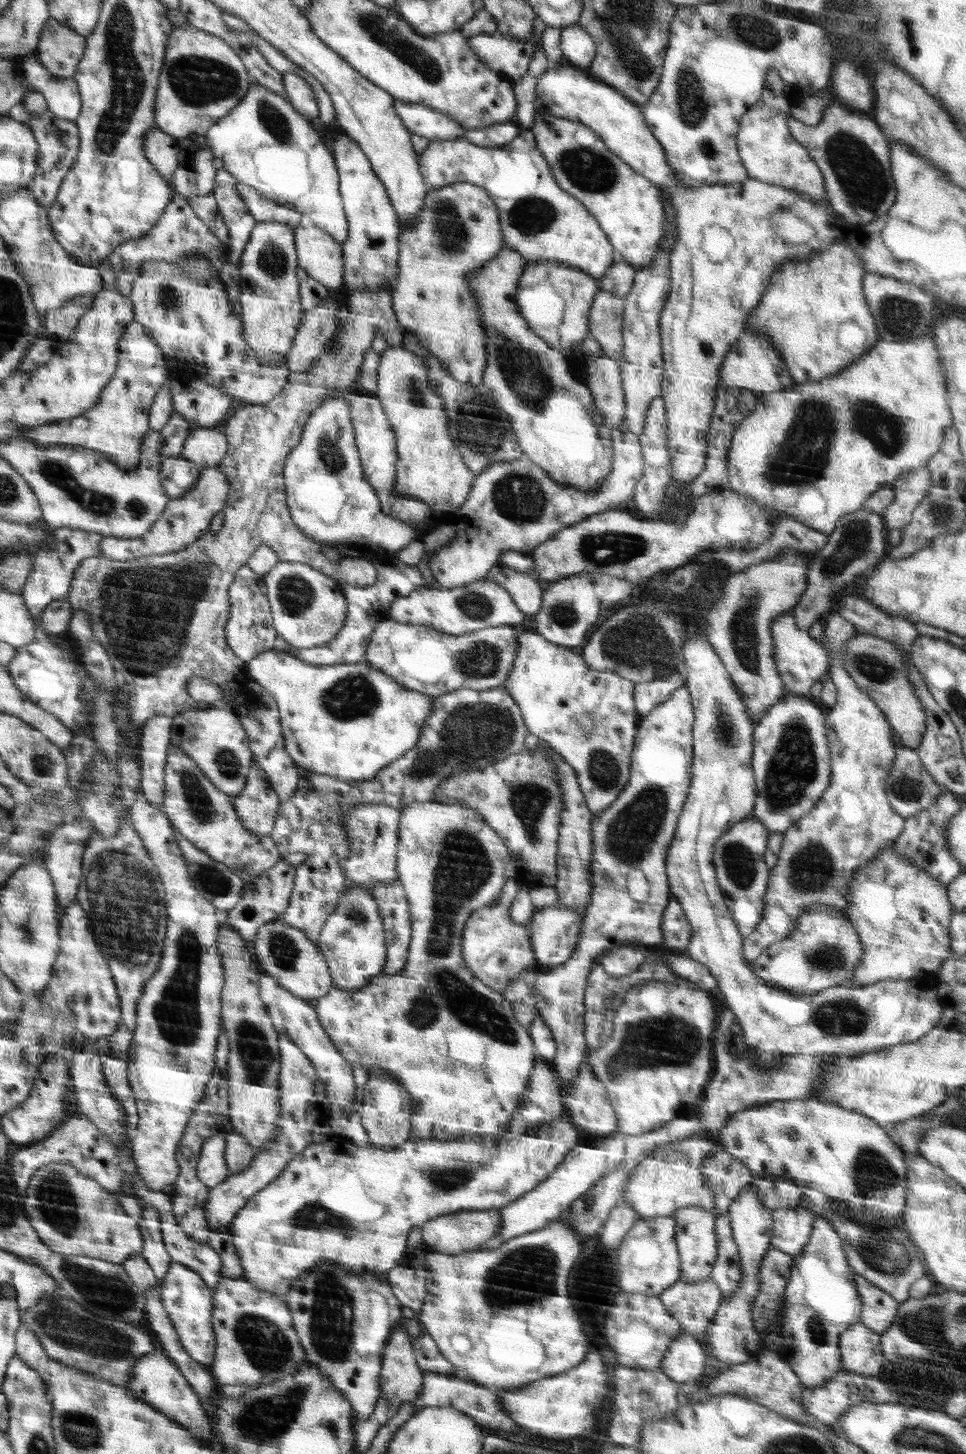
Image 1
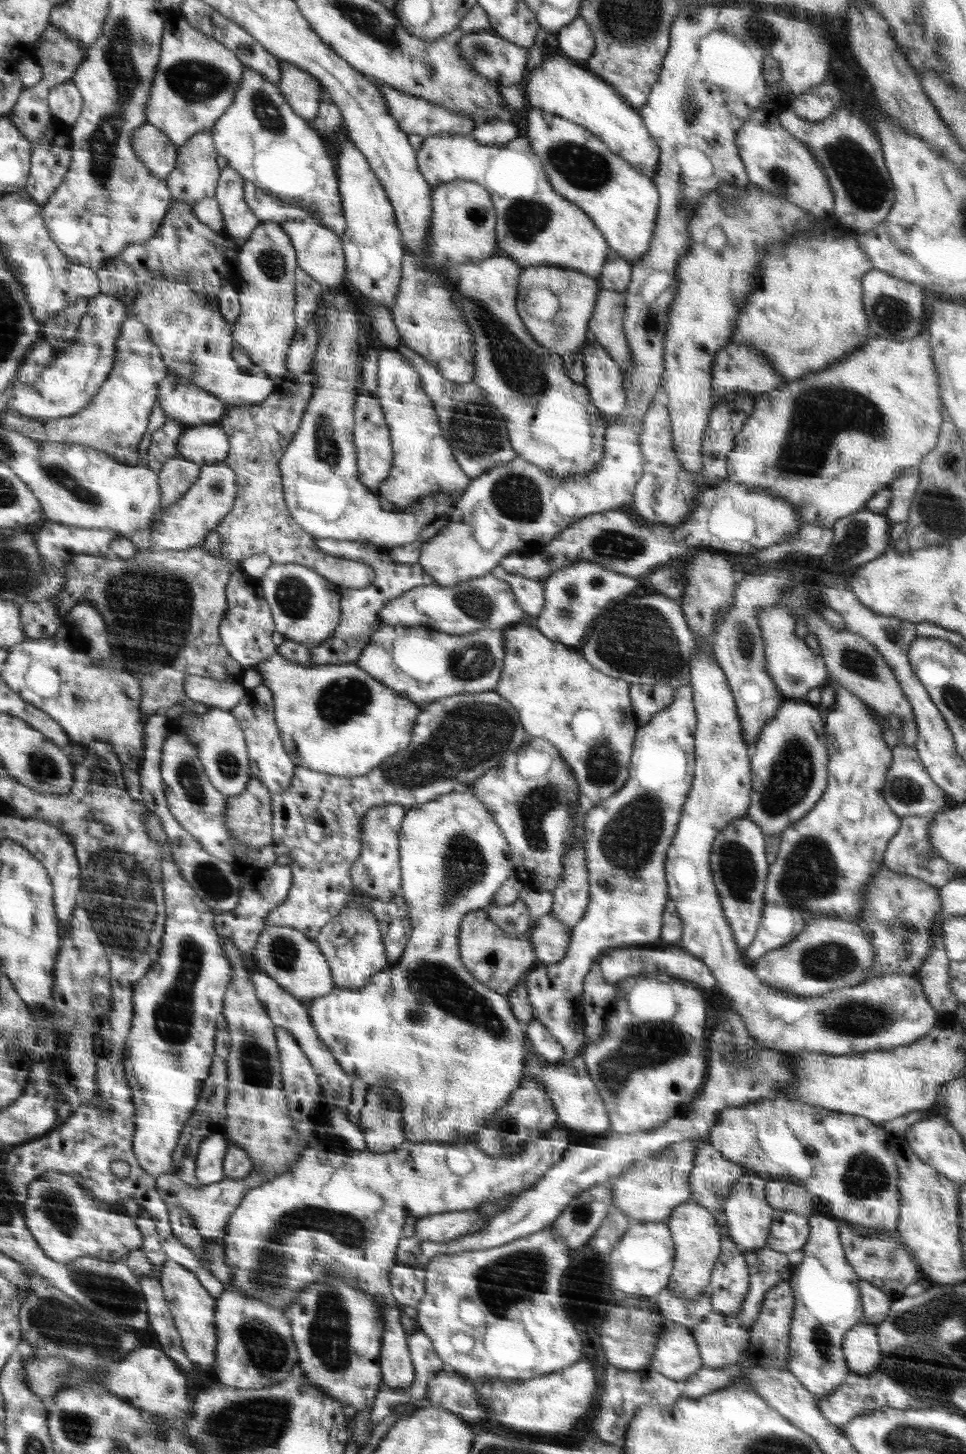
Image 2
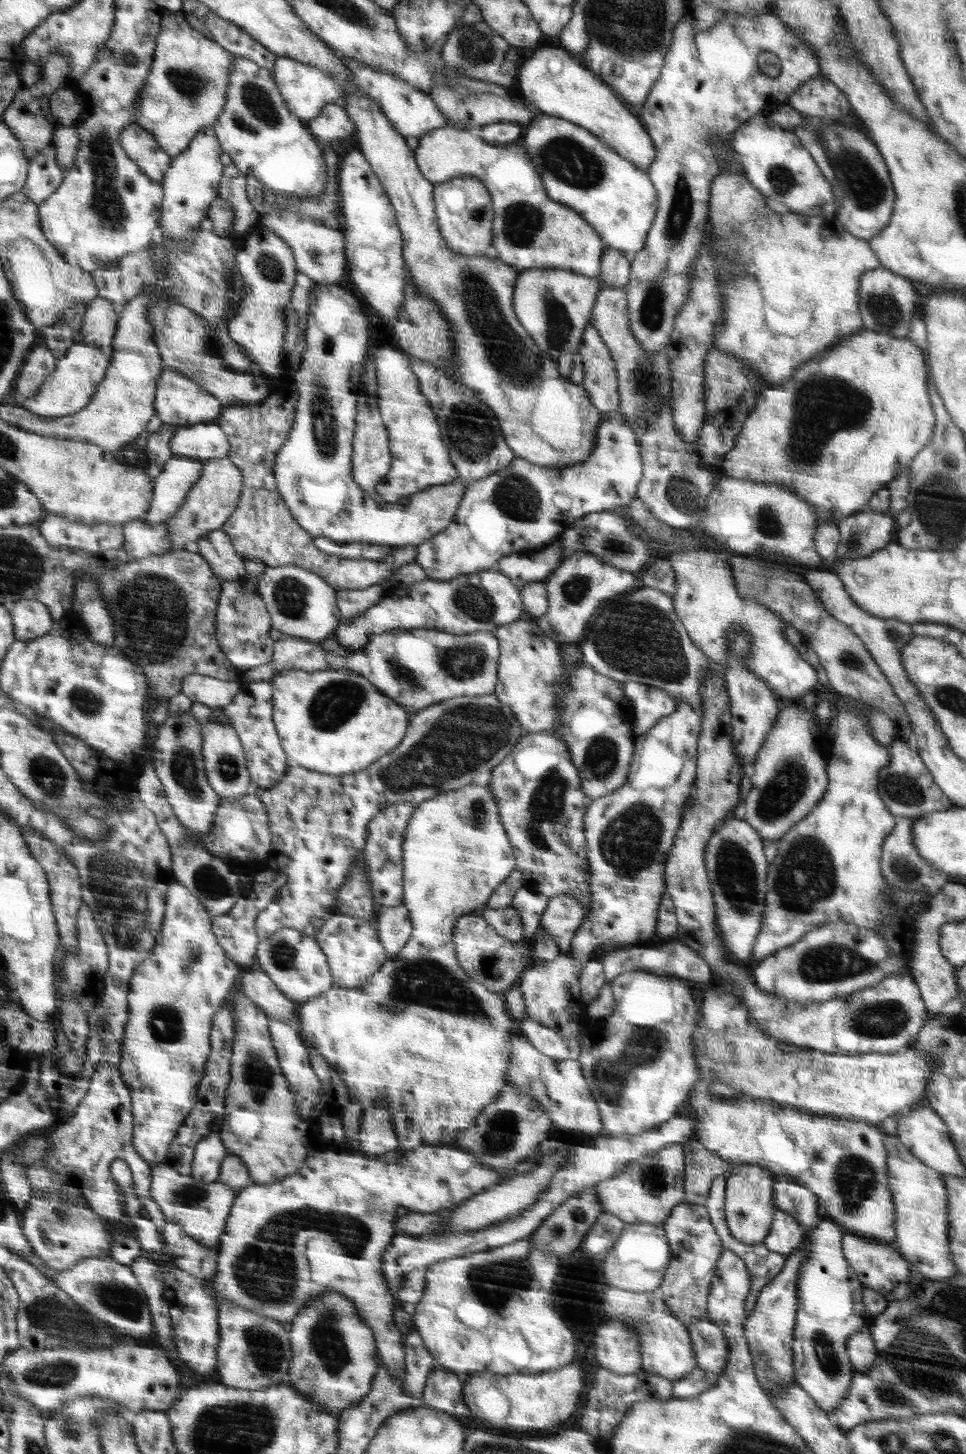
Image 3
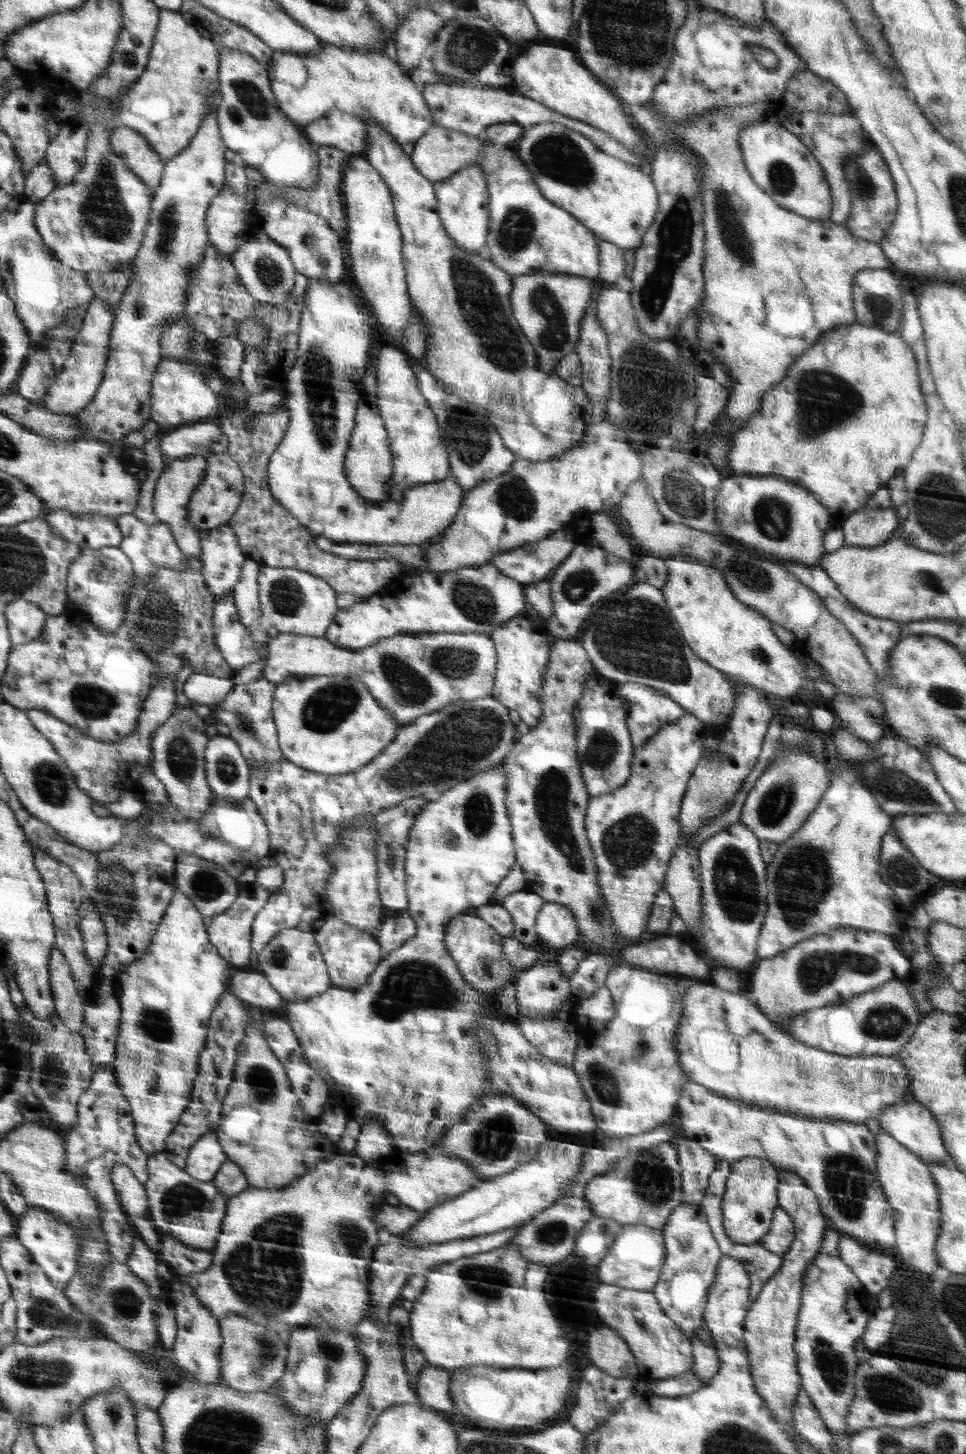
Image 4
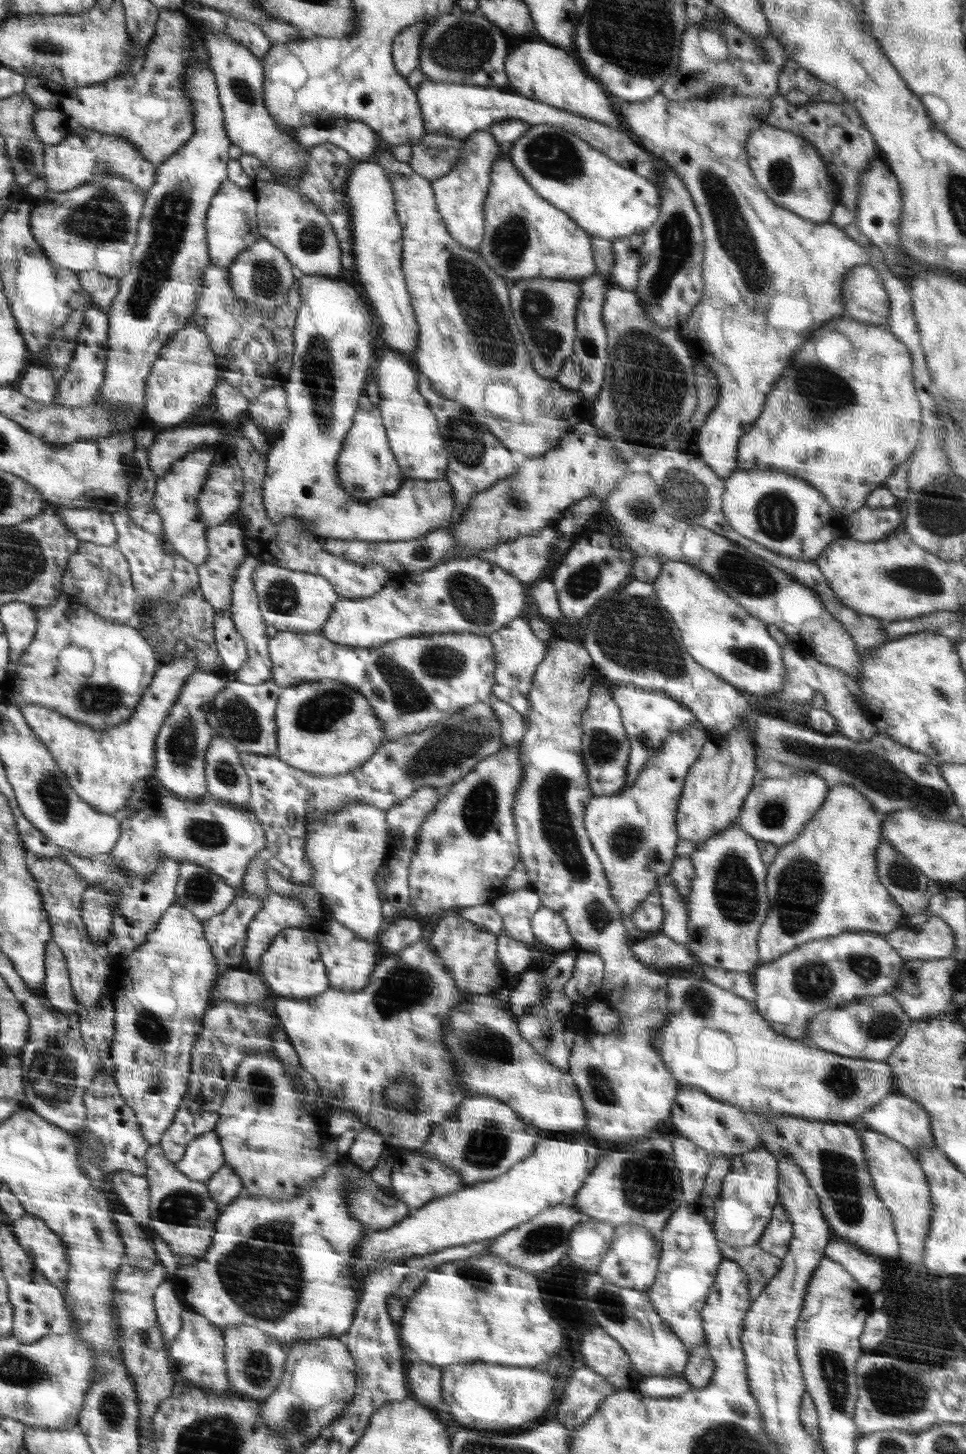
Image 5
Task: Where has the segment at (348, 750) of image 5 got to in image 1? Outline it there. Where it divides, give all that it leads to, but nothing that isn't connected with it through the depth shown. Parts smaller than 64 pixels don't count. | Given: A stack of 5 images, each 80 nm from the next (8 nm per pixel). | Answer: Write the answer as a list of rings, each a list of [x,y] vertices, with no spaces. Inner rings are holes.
[[[286,651],[263,652],[246,663],[249,676],[274,697],[280,714],[285,748],[296,766],[346,782],[366,782],[393,760],[413,749],[420,739],[425,718],[433,711],[435,697],[404,688],[364,660],[354,664],[306,664]]]

